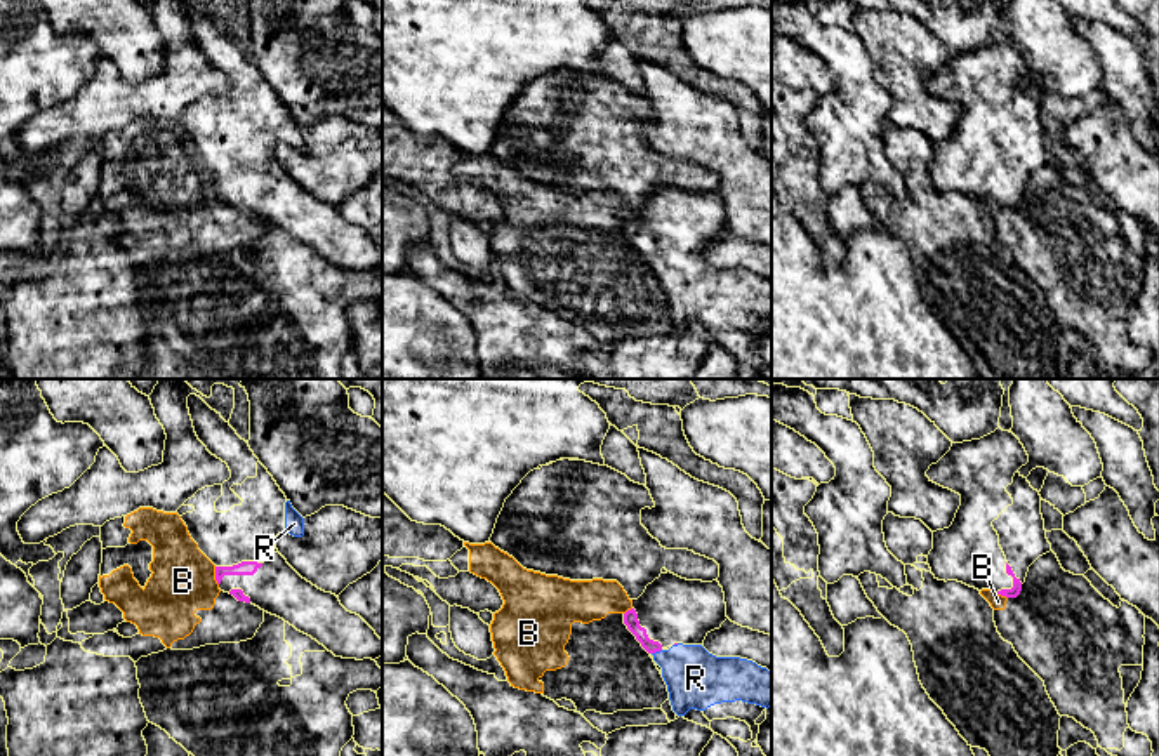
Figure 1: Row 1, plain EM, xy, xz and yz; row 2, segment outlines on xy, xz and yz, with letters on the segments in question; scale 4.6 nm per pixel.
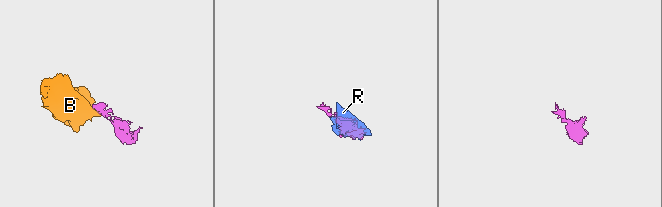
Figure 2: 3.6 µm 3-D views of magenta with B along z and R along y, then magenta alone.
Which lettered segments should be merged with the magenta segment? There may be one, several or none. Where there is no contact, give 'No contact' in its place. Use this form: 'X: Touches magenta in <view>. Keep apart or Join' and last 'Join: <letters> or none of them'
B: Touches magenta in xy. Keep apart
R: Touches magenta in xz. Join
Join: R

